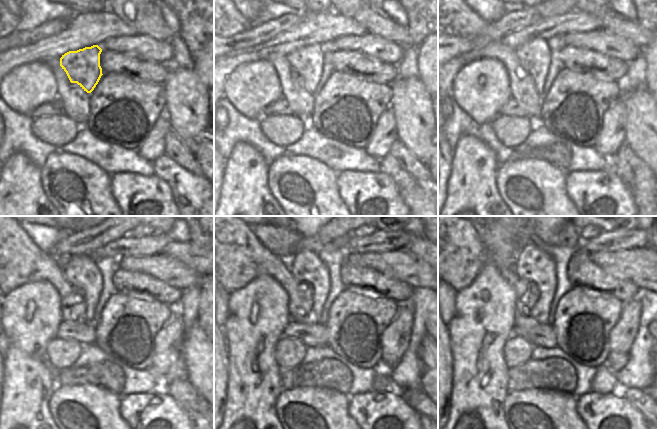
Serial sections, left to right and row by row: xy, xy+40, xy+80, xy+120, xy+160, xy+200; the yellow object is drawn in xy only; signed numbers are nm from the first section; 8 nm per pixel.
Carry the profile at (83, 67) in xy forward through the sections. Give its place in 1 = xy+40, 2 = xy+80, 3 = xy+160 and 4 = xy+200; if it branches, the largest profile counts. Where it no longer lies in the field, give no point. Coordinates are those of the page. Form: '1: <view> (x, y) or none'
1: xy+40 (308, 62)
2: xy+80 (534, 56)
3: xy+160 (305, 265)
4: xy+200 (534, 265)

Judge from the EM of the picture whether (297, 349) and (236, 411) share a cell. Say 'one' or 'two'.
two

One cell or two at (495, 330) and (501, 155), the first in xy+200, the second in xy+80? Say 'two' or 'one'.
two

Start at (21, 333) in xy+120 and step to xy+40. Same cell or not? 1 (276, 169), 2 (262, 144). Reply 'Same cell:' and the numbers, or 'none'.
Same cell: none

